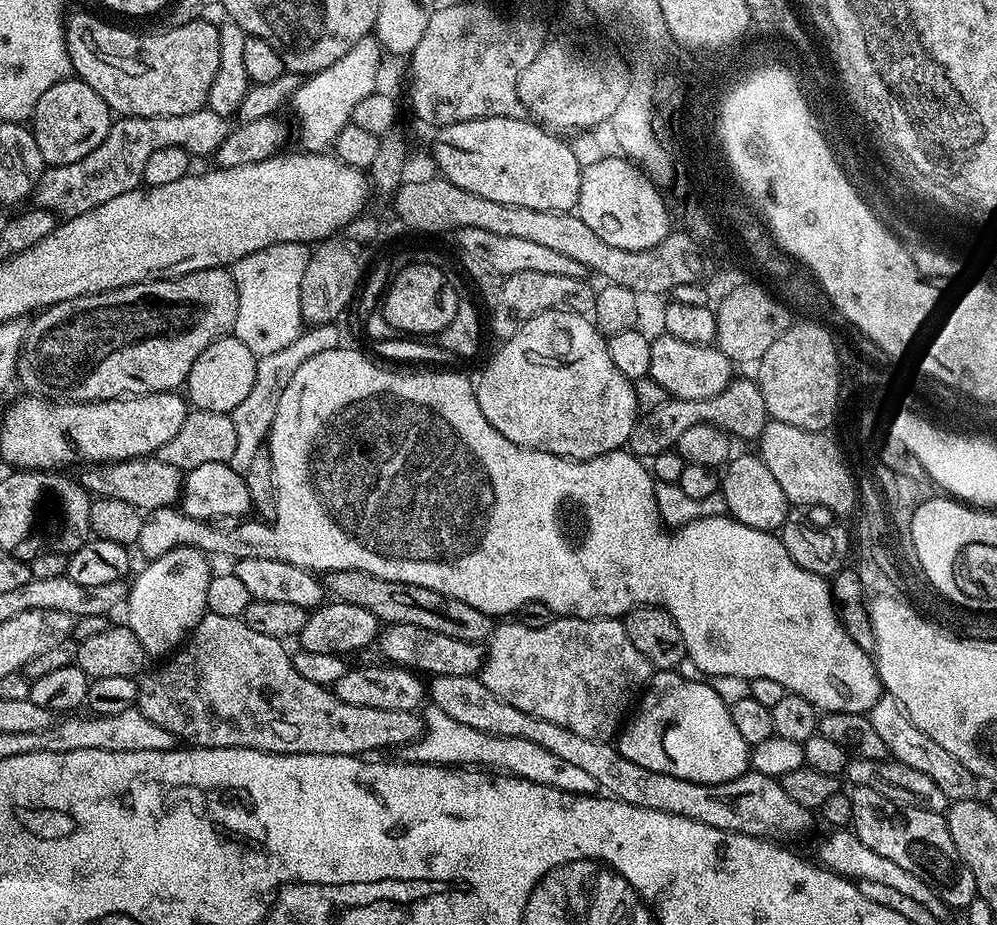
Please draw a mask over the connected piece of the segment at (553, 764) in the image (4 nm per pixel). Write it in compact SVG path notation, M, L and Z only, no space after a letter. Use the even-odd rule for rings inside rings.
M434 706L429 707L428 713L423 713L424 734L414 744L405 744L399 749L398 756L401 761L410 764L442 764L445 766L479 766L484 770L499 770L509 776L521 776L523 780L538 782L542 786L554 786L563 792L576 792L580 796L590 796L600 792L598 782L594 782L591 774L586 774L579 766L574 766L571 762L562 762L562 758L557 758L555 754L550 754L550 750L545 750L543 746L537 746L534 742L526 742L526 738L502 738L494 734L486 734L482 730L473 730L470 726L465 726L463 722L454 722L450 714L442 714Z

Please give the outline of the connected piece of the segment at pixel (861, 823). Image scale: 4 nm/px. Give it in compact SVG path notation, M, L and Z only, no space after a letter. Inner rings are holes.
M855 786L850 792L854 814L851 831L870 850L890 858L906 869L906 874L922 878L934 894L944 899L949 909L968 908L977 899L974 874L962 862L958 850L954 850L954 838L950 838L947 819L939 812L922 810L905 804L895 804L890 798L882 798L878 790L870 786Z

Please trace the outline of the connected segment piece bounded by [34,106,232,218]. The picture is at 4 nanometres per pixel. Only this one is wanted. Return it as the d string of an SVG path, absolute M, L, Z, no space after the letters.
M207 106L190 114L125 116L115 119L106 139L97 149L76 162L51 165L41 176L35 203L62 218L77 216L143 183L146 160L155 150L182 148L190 156L213 155L231 132L231 121Z

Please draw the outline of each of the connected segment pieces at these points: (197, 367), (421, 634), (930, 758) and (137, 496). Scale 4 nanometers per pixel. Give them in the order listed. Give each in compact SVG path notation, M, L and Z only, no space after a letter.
M229 334L220 336L194 362L186 381L187 399L193 409L201 412L226 412L231 414L250 394L250 386L254 386L254 374L256 373L256 361L258 357L250 350L250 346L245 346L240 340L240 336Z
M387 625L381 631L378 637L378 649L385 656L389 665L398 668L410 668L417 674L425 674L429 677L441 676L442 674L466 674L475 676L479 673L481 666L484 664L484 653L486 651L483 643L474 641L463 641L462 638L450 637L449 635L440 634L437 630L428 630L421 626L408 625Z
M887 694L880 695L878 702L874 702L872 711L867 713L867 718L874 726L874 730L881 736L882 742L886 742L889 757L900 764L910 766L910 770L918 770L919 773L926 774L926 778L930 778L937 784L938 790L942 790L942 794L946 794L949 802L970 800L977 795L977 776L970 770L966 770L966 766L962 766L962 762L958 762L958 758L954 758L954 754L949 754L945 748L938 746L938 742L934 742L934 738L922 734L922 730L918 730L918 726L914 726L911 718L905 714L898 698Z
M155 455L135 456L132 460L115 460L113 464L92 464L85 467L79 483L83 484L85 492L93 497L109 496L110 498L122 498L122 502L130 502L130 506L141 510L168 510L171 504L175 505L180 499L180 493L184 490L185 473L181 469L170 466L170 462L162 462Z

